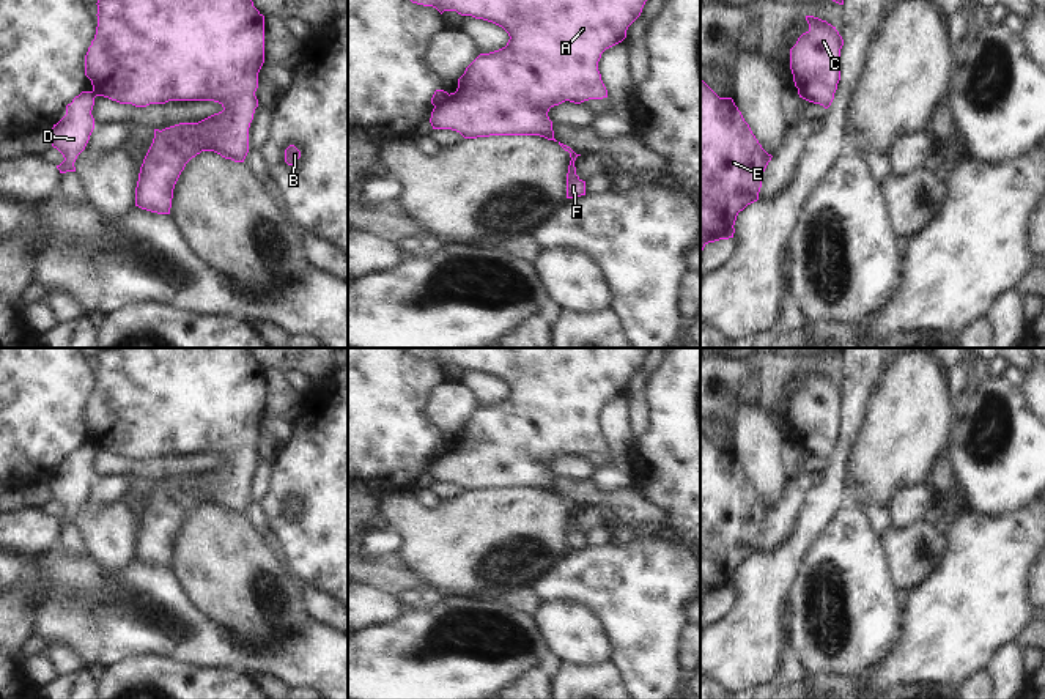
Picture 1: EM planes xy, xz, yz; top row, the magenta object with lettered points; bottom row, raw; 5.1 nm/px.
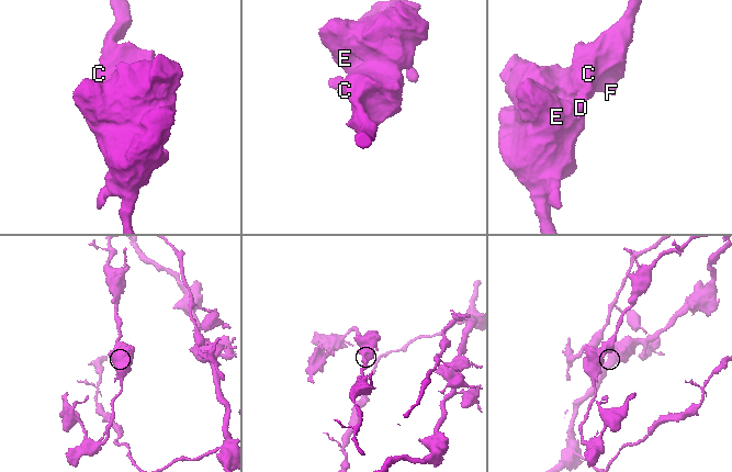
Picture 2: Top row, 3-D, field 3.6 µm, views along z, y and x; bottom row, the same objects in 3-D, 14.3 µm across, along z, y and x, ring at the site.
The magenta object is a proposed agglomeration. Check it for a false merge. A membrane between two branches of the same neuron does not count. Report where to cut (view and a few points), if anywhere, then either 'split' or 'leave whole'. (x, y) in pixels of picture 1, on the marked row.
xz (447, 93), (435, 106) | split

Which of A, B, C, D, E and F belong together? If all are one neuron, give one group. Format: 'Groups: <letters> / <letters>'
Groups: A B C E F / D.

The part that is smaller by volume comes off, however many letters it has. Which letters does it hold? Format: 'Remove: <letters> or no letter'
Remove: D.

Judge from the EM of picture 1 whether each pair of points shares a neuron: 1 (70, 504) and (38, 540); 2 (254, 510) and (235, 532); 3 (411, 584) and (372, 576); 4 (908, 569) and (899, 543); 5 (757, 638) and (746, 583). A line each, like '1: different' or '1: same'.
1: same
2: different
3: same
4: same
5: same

